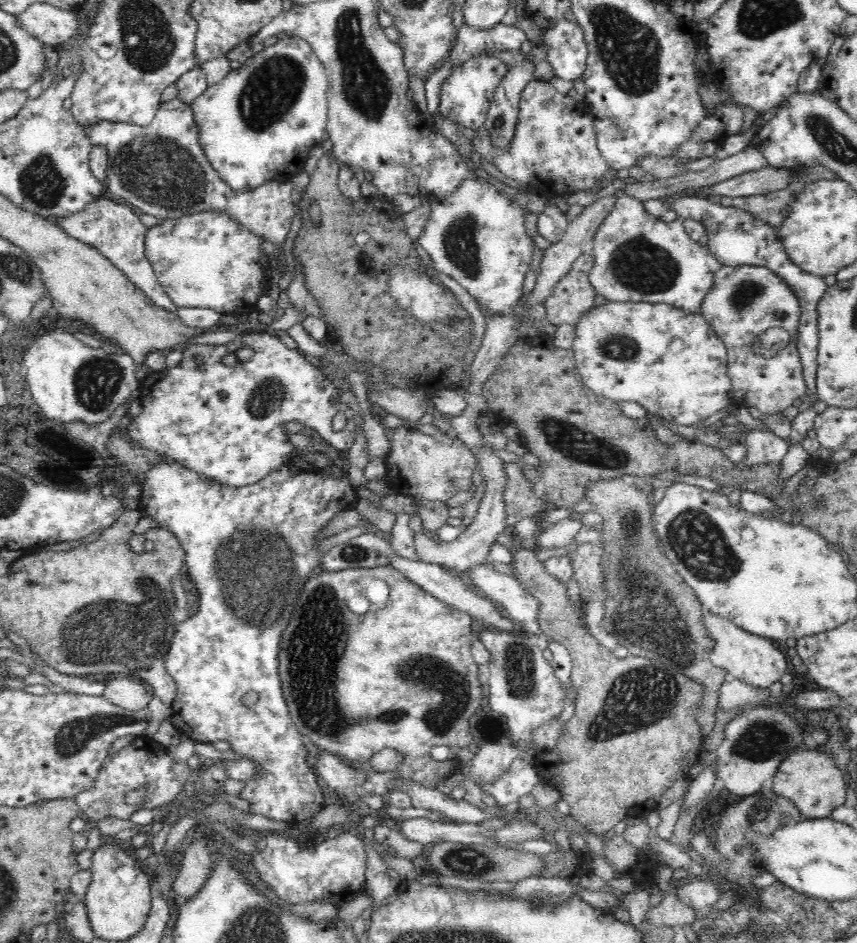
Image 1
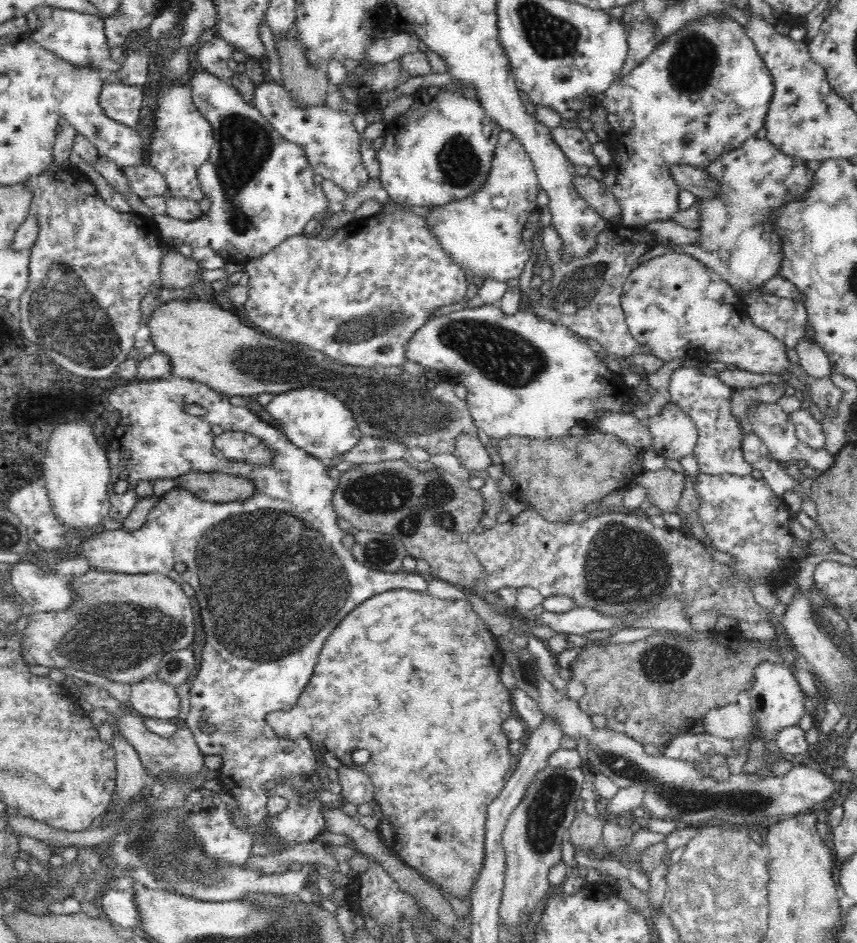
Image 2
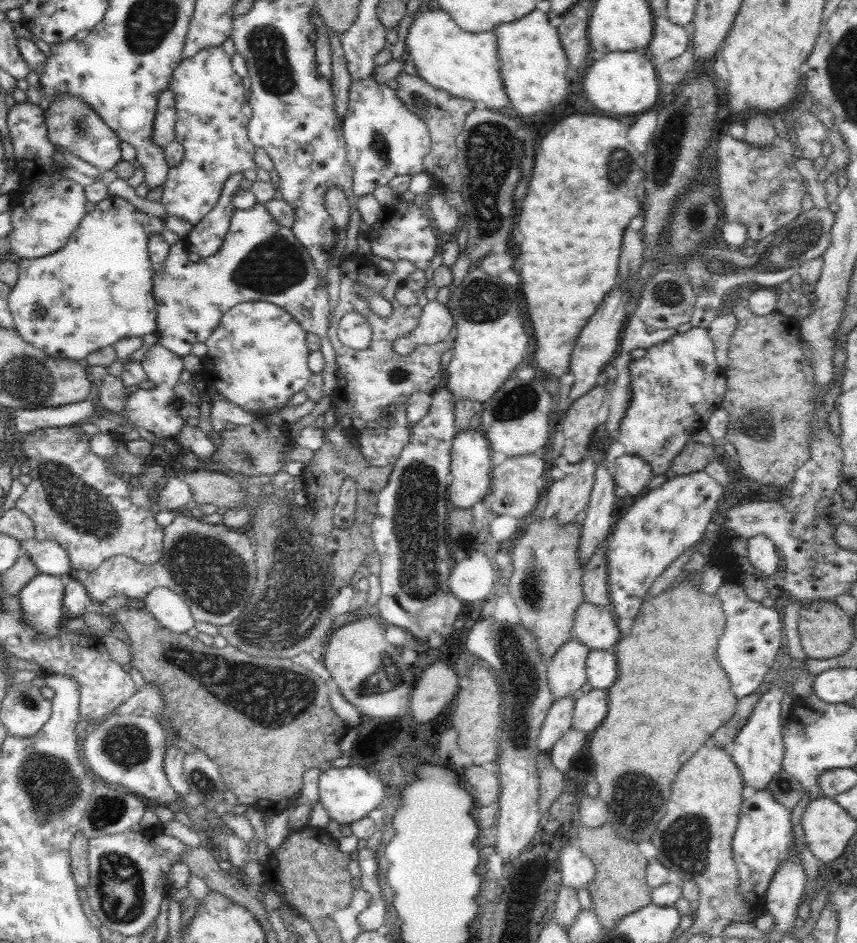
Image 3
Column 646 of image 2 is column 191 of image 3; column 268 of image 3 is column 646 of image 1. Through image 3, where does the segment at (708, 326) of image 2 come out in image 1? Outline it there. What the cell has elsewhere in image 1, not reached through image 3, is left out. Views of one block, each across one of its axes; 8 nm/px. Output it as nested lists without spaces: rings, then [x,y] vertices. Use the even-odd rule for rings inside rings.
[[[628,194],[618,196],[593,238],[594,264],[589,281],[610,302],[671,304],[701,313],[706,293],[722,266],[709,245],[694,242],[680,217],[664,222],[652,218],[648,205]]]

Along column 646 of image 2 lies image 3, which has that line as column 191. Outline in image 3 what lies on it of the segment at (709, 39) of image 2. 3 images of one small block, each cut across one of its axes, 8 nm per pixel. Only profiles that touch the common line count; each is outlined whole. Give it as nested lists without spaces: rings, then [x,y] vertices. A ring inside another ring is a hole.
[[[214,46],[206,50],[200,50],[194,56],[181,60],[180,64],[172,71],[169,89],[176,101],[175,140],[177,140],[185,153],[183,161],[178,166],[170,167],[167,179],[164,181],[162,192],[162,206],[165,213],[162,219],[169,216],[178,216],[187,220],[190,224],[198,224],[200,219],[214,208],[220,199],[224,182],[232,174],[243,173],[244,170],[257,170],[253,156],[255,146],[250,142],[247,126],[252,116],[252,109],[247,99],[243,79],[234,72],[231,58],[224,52],[221,46]]]

